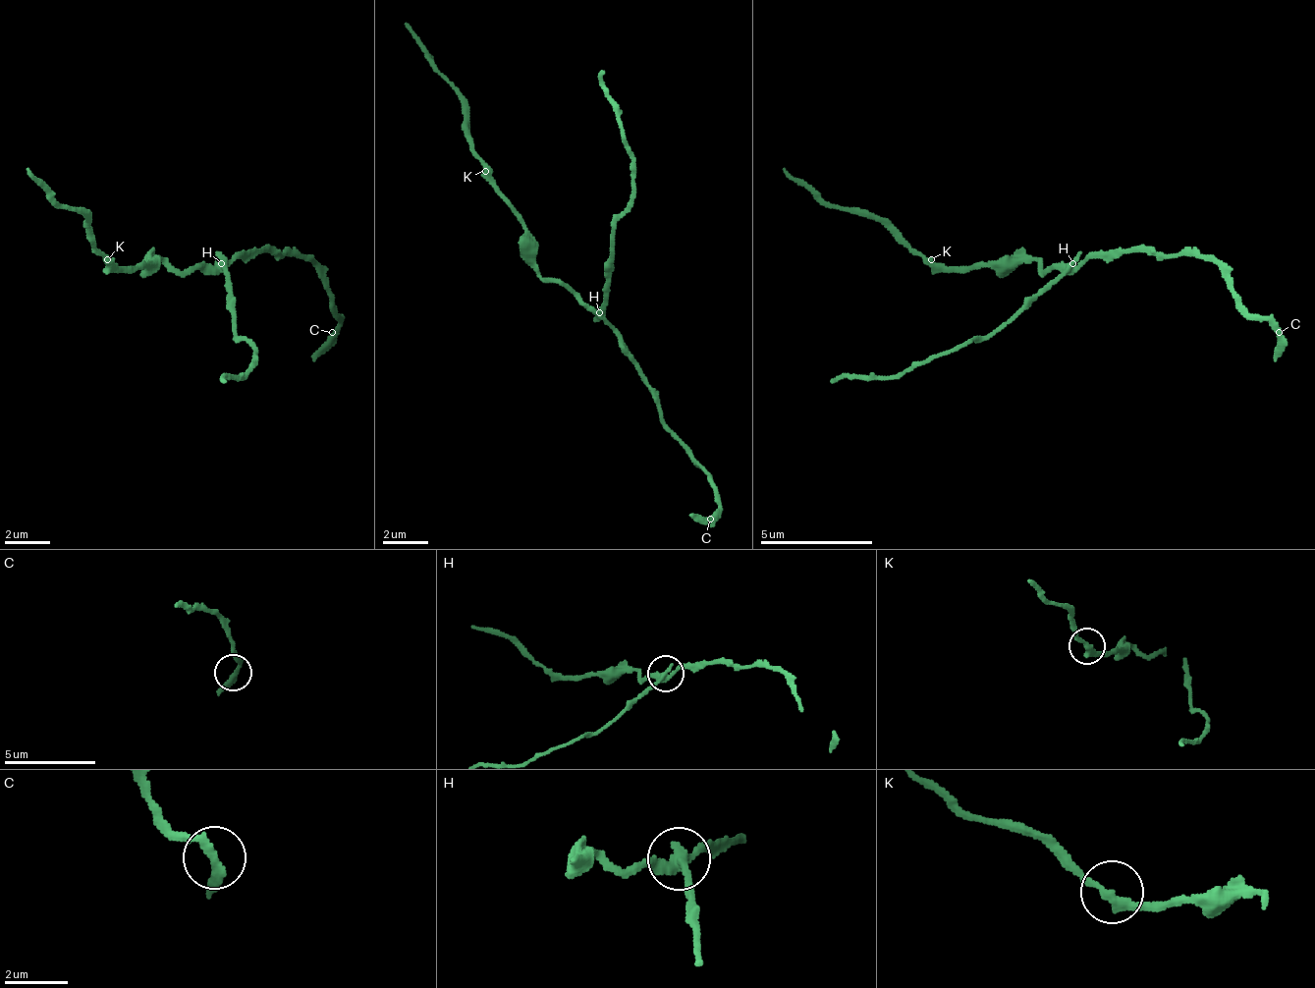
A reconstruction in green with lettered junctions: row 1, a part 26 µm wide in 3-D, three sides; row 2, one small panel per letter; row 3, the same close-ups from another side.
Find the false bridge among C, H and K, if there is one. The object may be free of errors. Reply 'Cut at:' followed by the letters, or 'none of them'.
Cut at: H

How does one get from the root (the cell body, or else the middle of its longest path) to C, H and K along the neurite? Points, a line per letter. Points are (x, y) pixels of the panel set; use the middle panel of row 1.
C: (564, 289), (620, 339), (620, 351), (648, 384), (659, 417), (710, 474), (715, 491), (715, 514), (710, 519)
H: (564, 289), (570, 289), (586, 305), (592, 305), (597, 311)
K: (564, 289), (558, 283), (547, 283), (535, 272), (535, 238), (524, 227), (519, 210), (485, 171)

